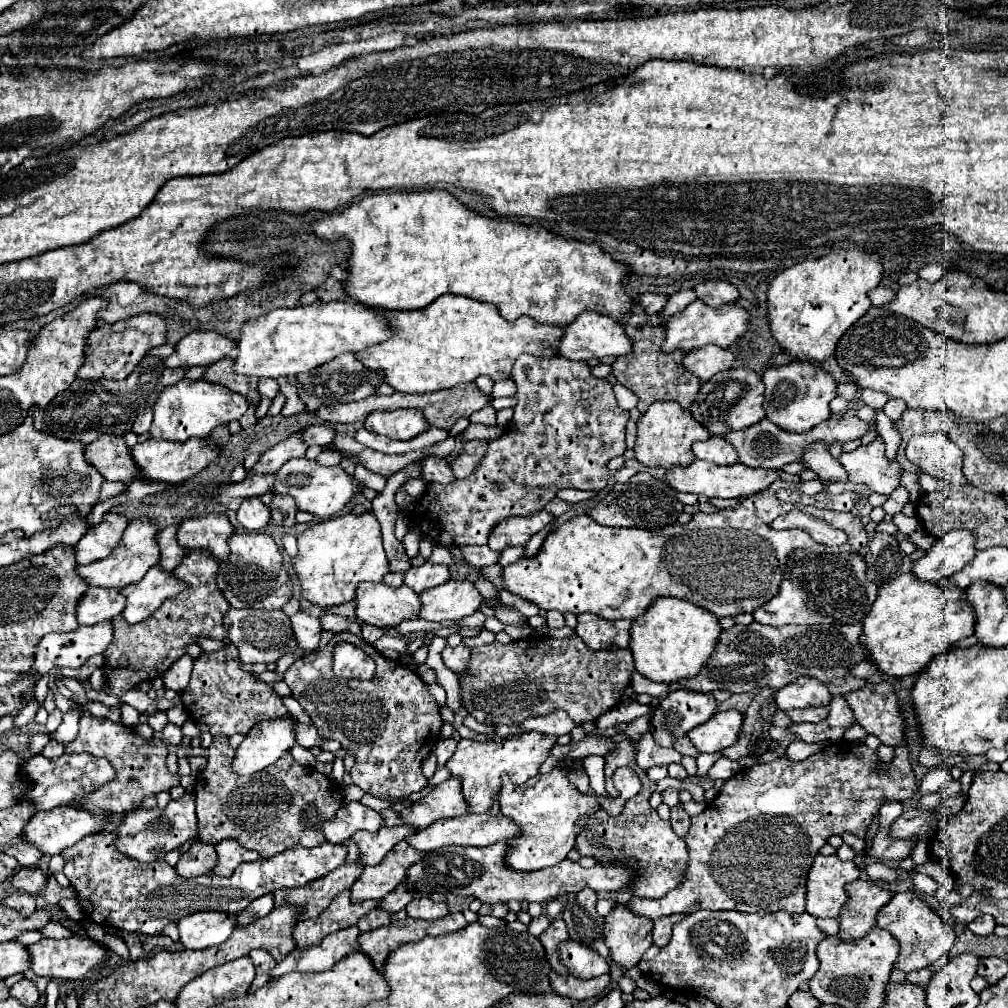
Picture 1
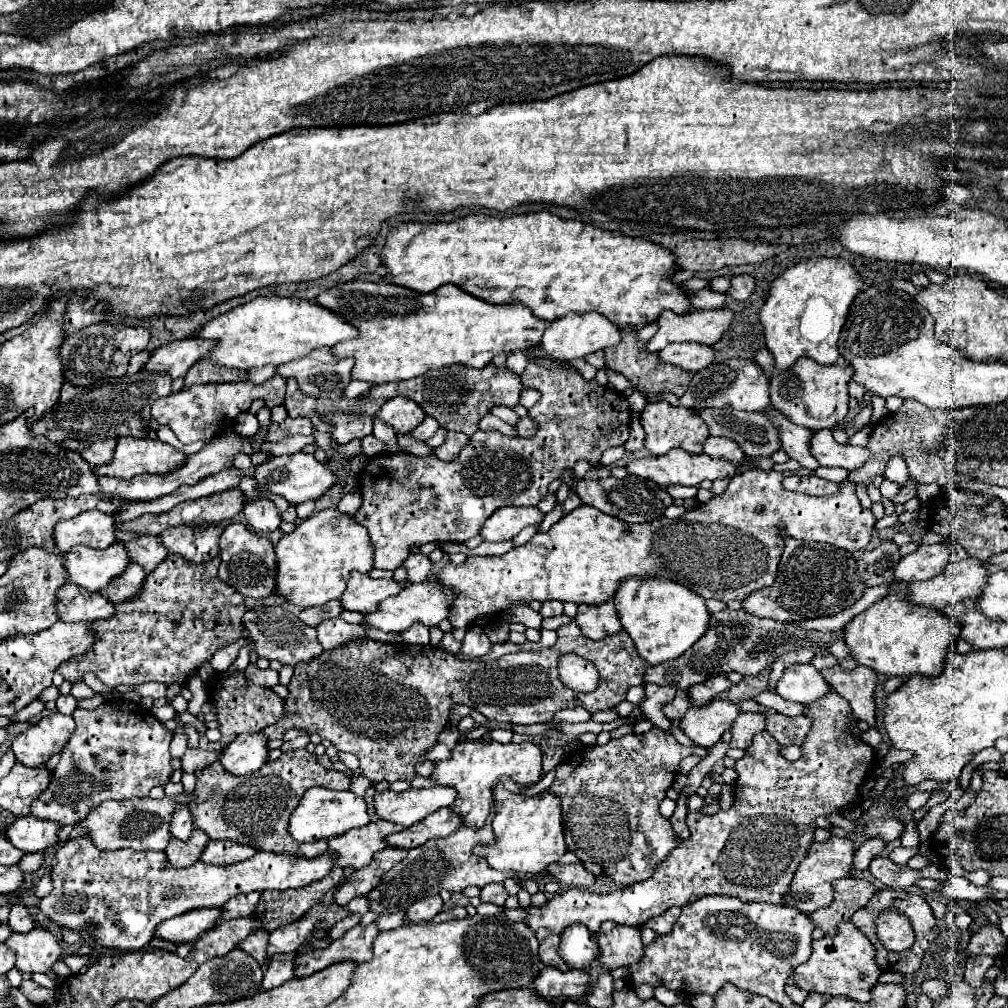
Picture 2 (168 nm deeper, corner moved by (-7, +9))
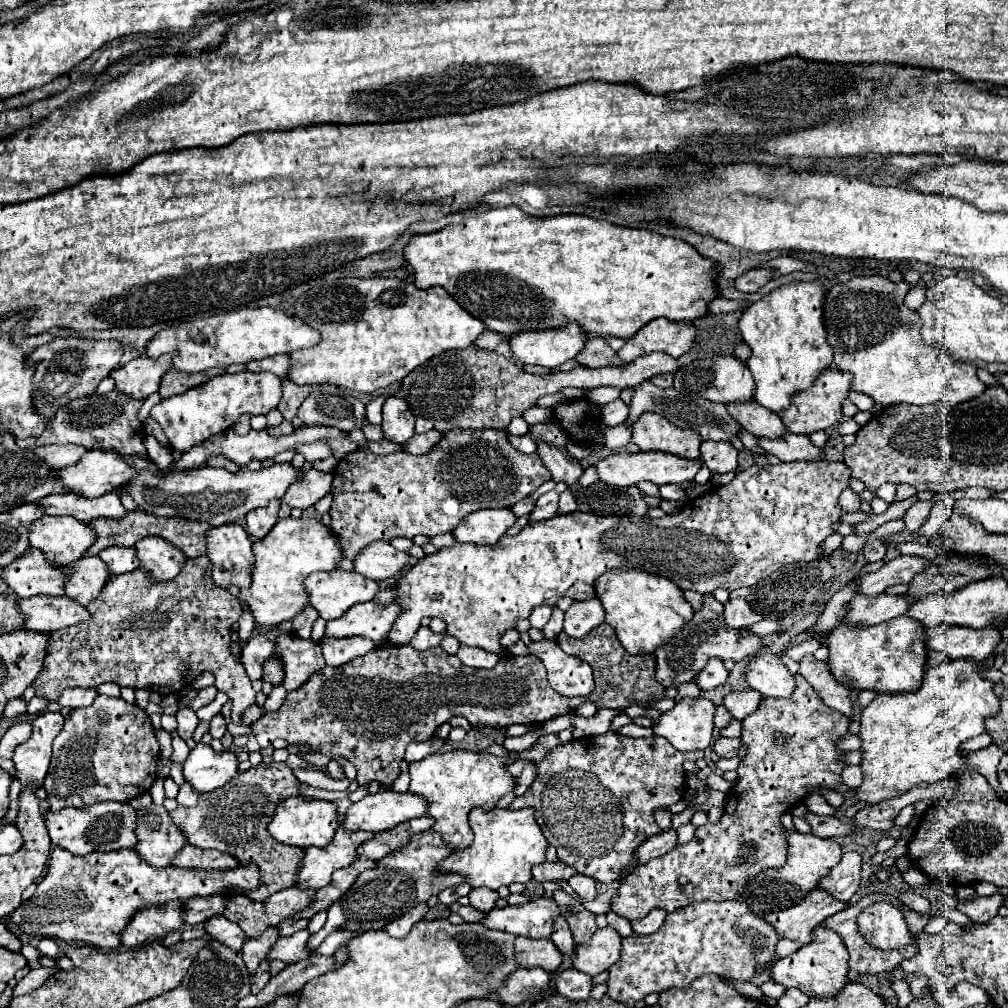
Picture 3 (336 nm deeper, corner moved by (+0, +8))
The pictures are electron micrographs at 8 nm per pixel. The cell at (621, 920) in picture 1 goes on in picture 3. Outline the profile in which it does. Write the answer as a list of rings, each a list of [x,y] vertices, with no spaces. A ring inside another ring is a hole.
[[[612,927],[598,929],[588,943],[576,947],[574,969],[590,975],[608,971],[614,963],[620,961],[620,949],[622,949],[622,937],[618,935],[616,929]]]

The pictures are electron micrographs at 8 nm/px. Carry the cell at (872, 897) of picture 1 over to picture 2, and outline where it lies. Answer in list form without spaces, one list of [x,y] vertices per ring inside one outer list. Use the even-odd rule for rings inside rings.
[[[841,878],[833,884],[833,902],[827,908],[811,912],[811,922],[827,936],[835,936],[837,924],[849,920],[857,908],[863,908],[867,900],[877,892],[865,878]]]

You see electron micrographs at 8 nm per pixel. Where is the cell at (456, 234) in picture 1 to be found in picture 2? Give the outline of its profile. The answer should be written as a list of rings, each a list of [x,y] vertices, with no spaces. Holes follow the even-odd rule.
[[[549,212],[517,214],[517,216],[491,216],[469,214],[451,224],[421,224],[407,222],[389,232],[383,248],[383,264],[391,270],[393,284],[407,286],[415,292],[433,292],[441,284],[455,284],[491,304],[521,302],[531,308],[533,316],[553,322],[569,312],[599,312],[615,326],[645,326],[659,318],[663,310],[677,314],[691,312],[687,292],[671,278],[679,270],[675,254],[643,236],[625,236],[621,232],[601,230],[579,220],[563,220]]]

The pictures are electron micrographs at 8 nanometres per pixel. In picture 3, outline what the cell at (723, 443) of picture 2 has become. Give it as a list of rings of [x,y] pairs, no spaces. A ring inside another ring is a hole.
[[[702,441],[702,461],[712,473],[728,473],[738,467],[738,451],[730,443]]]

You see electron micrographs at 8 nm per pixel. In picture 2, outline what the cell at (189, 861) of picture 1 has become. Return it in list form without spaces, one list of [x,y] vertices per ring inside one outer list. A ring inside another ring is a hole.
[[[193,830],[189,840],[171,838],[171,844],[165,848],[165,856],[175,868],[191,866],[199,860],[203,846],[209,842],[209,836],[203,830]]]

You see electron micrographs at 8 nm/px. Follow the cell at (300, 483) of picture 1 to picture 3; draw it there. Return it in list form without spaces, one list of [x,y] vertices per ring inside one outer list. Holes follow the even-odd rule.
[[[126,457],[130,465],[136,467],[138,475],[128,485],[128,493],[134,497],[136,505],[142,511],[160,515],[160,517],[186,517],[196,521],[208,521],[212,527],[236,521],[256,507],[266,507],[272,499],[282,499],[286,489],[302,481],[304,471],[292,467],[292,463],[274,463],[258,471],[238,471],[228,473],[226,469],[194,469],[194,473],[176,473],[176,477],[156,477],[156,471],[150,467],[150,459]]]

